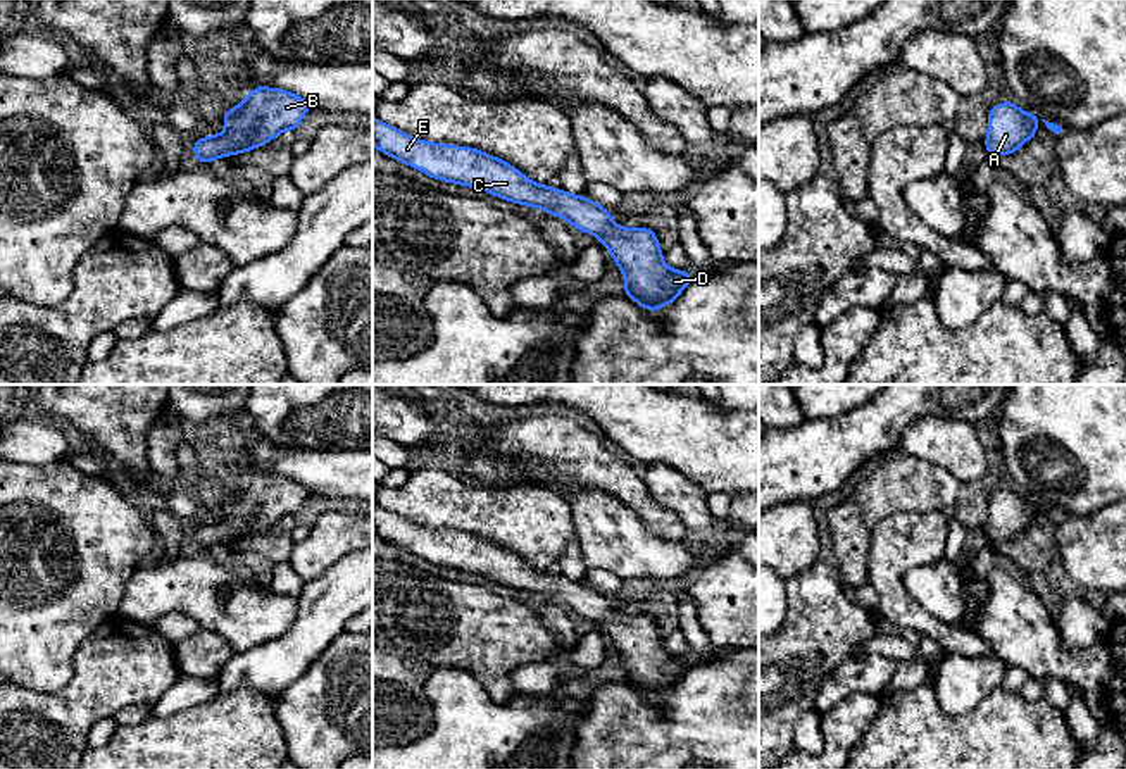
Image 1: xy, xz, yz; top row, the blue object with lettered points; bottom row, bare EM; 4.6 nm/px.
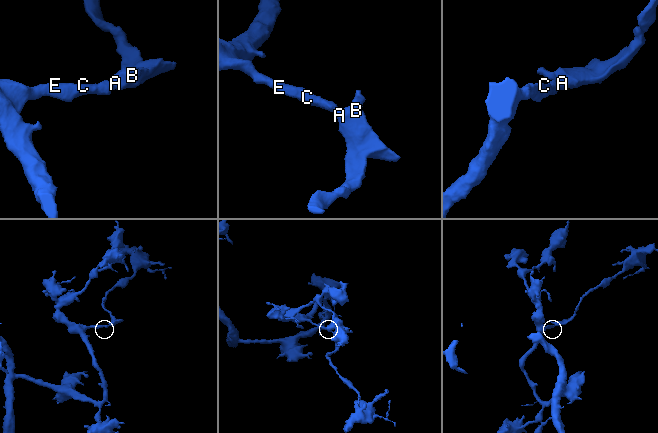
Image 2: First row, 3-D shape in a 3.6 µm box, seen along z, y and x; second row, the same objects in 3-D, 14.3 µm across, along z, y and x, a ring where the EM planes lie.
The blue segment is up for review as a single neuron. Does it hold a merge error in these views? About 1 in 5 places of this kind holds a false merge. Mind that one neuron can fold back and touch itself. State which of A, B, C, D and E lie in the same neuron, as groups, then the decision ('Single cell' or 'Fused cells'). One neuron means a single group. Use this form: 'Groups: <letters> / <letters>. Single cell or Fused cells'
Groups: A B C D E. Single cell

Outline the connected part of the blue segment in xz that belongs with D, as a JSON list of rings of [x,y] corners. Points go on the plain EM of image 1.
[[[372,503],[372,531],[429,564],[474,572],[514,590],[543,595],[595,621],[609,635],[624,662],[622,681],[631,683],[640,693],[648,697],[666,693],[693,667],[690,659],[669,655],[664,650],[652,616],[617,612],[607,595],[585,581],[533,569],[509,548],[478,535],[422,528],[376,503]]]

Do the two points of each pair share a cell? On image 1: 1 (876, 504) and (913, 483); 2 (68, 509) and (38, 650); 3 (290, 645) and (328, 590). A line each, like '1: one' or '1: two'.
1: one
2: one
3: one

